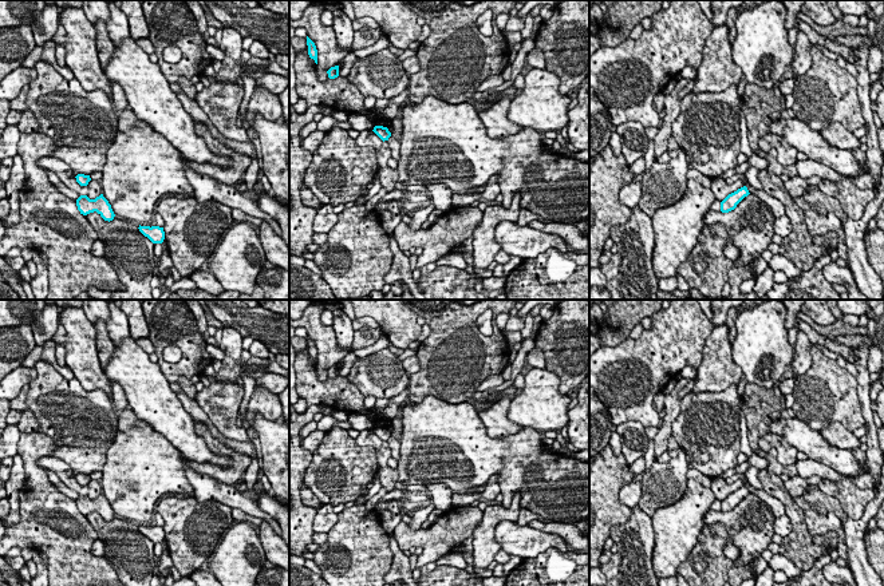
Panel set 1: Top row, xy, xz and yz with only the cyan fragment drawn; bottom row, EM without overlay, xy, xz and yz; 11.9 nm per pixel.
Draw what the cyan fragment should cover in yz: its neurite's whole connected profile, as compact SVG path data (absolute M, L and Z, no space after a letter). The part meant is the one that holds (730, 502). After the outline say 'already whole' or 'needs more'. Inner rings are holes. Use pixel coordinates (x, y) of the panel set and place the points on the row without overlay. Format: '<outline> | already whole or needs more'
M746 486L738 488L737 491L729 494L722 502L721 502L721 511L729 512L737 507L737 504L747 496L750 492Z | already whole

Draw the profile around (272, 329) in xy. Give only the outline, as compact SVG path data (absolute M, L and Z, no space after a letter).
M205 300L205 304L224 326L261 341L273 355L289 355L289 313L275 313L260 305L249 308L241 300Z

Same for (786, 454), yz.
M773 432L765 433L763 436L758 437L757 443L759 450L762 450L765 454L769 452L771 448L776 448L777 459L781 464L790 466L797 463L798 450L789 444L780 435Z

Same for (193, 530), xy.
M193 495L182 499L175 496L162 498L155 506L155 511L165 520L163 531L169 555L181 577L189 577L212 558L232 527L232 510L229 506L218 502L198 502Z

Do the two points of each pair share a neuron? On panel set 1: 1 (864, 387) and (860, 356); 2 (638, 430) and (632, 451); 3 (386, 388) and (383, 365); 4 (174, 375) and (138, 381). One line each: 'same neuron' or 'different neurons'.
1: same neuron
2: same neuron
3: same neuron
4: different neurons

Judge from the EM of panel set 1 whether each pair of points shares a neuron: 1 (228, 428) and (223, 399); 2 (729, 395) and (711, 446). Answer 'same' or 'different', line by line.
1: same
2: same

